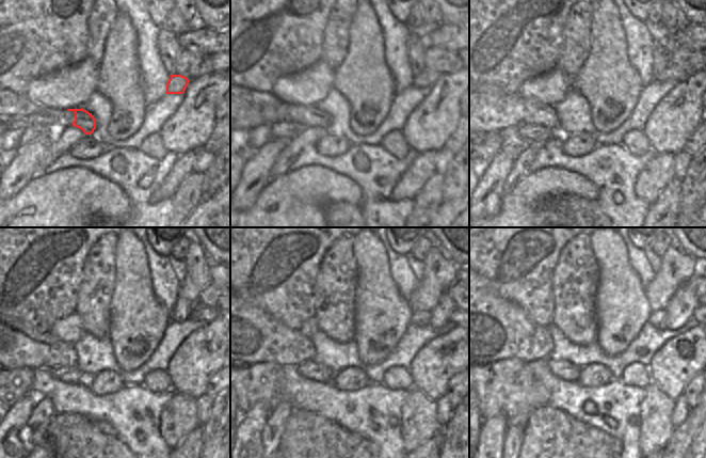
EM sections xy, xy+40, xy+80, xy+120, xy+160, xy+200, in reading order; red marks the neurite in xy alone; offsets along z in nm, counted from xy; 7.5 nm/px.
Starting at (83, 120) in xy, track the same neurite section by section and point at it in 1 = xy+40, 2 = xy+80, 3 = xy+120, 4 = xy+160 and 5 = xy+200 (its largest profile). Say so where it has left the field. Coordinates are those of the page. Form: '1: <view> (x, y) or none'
1: xy+40 (304, 115)
2: xy+80 (491, 110)
3: xy+120 (13, 344)
4: xy+160 (252, 335)
5: xy+200 (491, 328)

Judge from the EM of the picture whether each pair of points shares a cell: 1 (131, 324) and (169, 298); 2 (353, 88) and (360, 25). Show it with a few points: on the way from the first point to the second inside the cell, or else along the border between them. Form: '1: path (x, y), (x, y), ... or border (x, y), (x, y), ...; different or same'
1: border (151, 279), (151, 288), (155, 297), (170, 314); different
2: path (360, 72), (360, 41); same

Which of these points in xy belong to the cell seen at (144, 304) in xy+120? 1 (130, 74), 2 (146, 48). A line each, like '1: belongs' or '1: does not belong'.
1: belongs
2: does not belong

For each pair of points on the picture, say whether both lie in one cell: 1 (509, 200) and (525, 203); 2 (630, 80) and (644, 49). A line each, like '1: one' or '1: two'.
1: one
2: two

